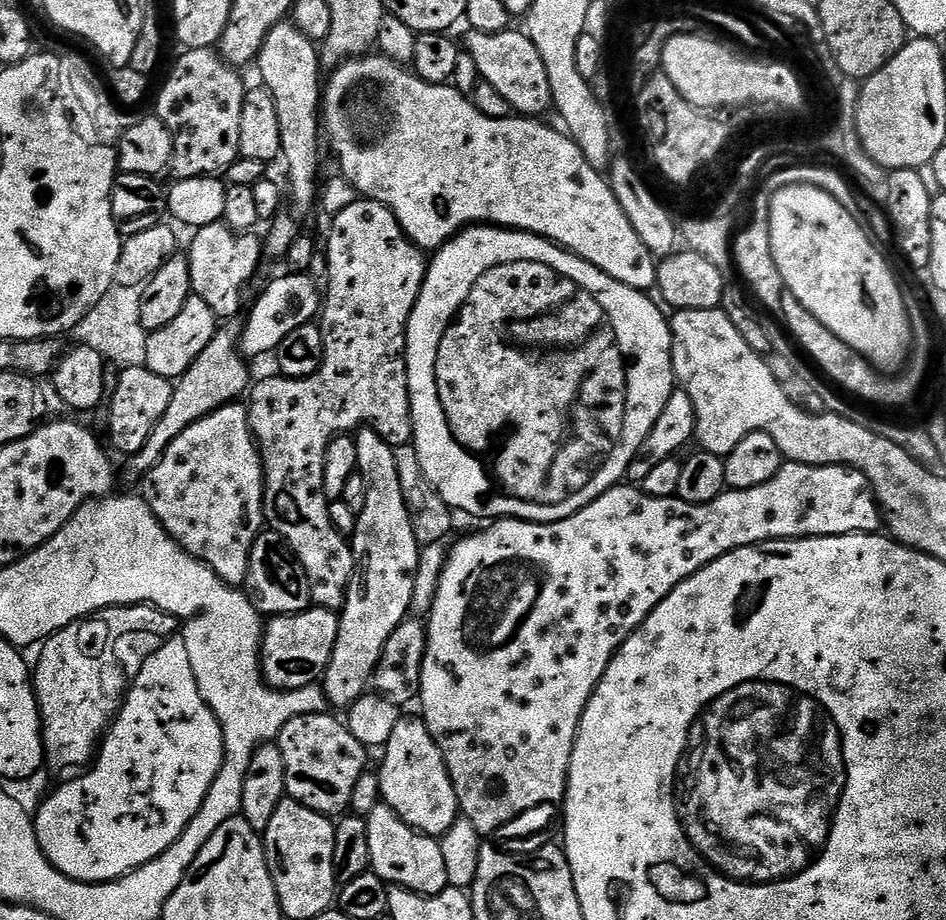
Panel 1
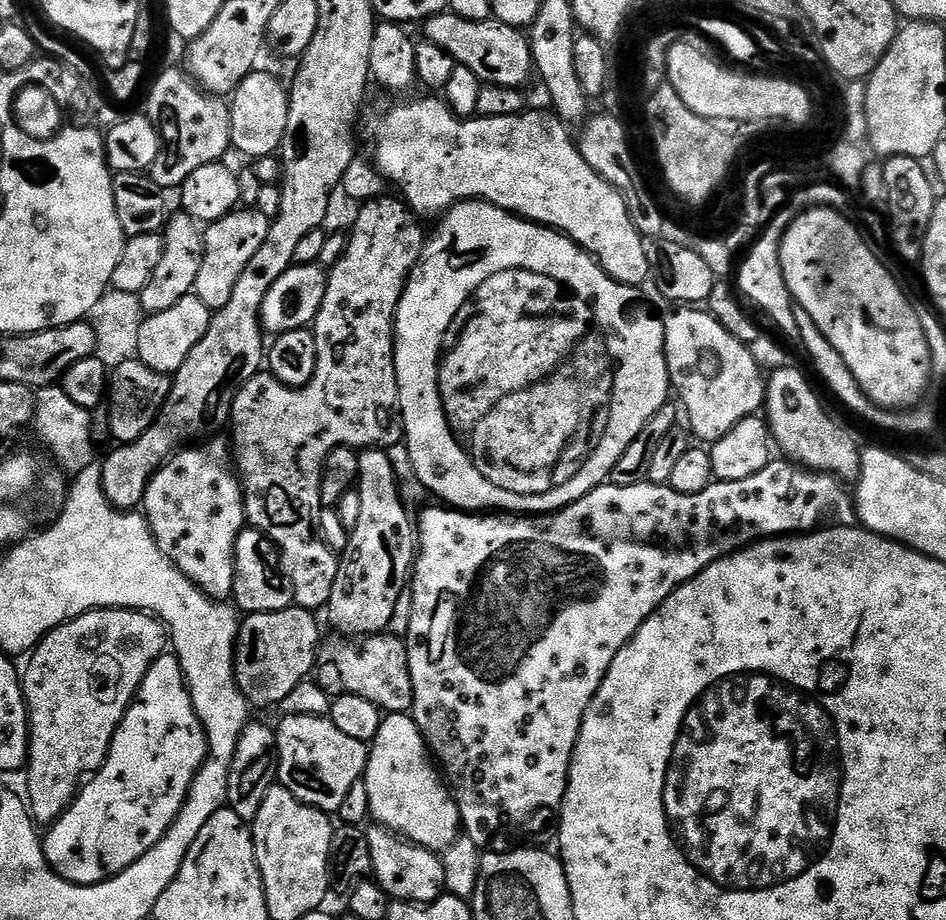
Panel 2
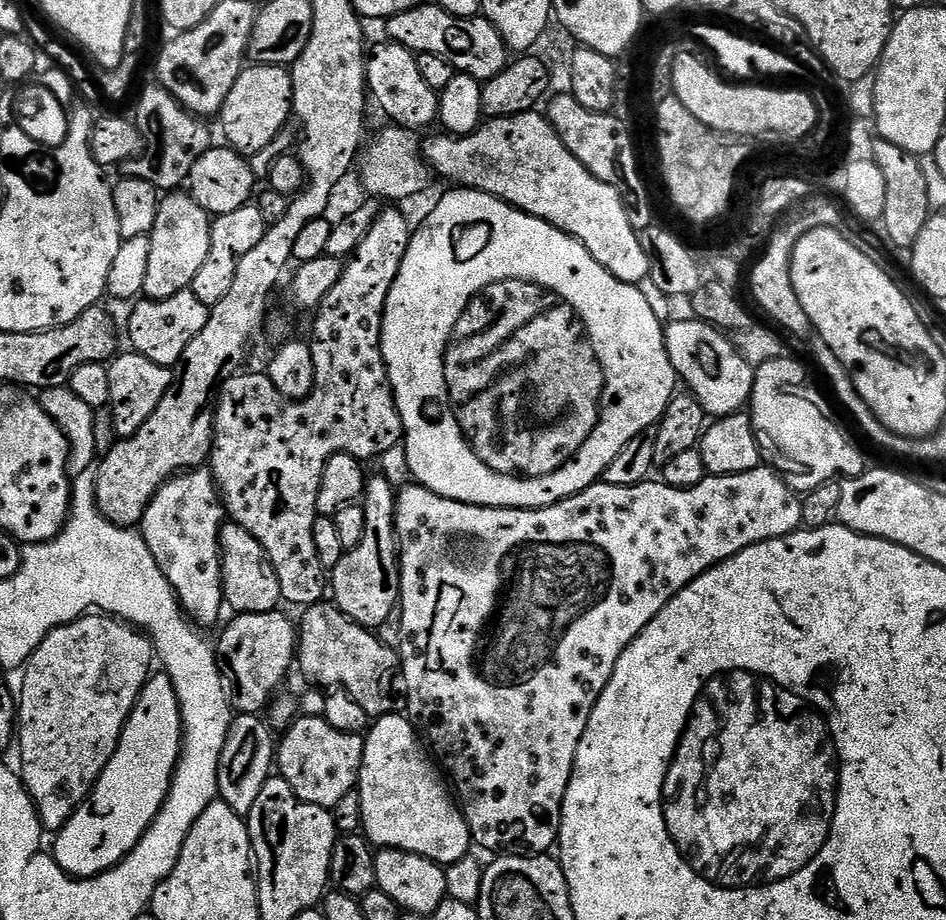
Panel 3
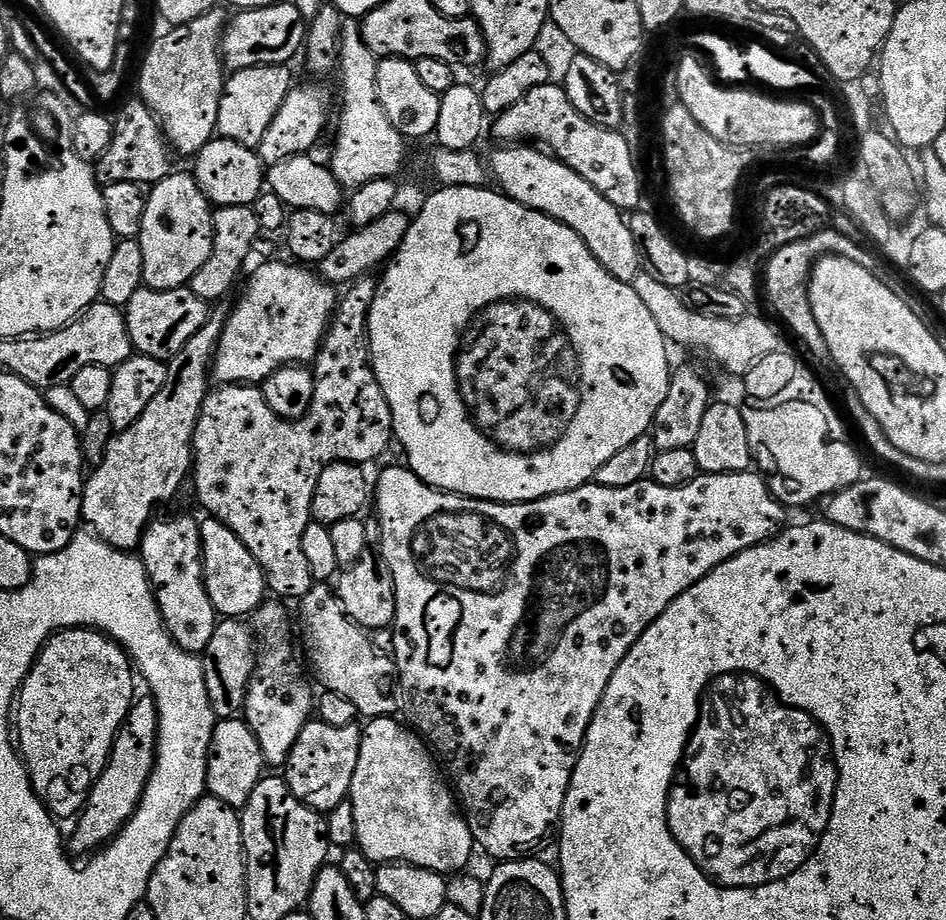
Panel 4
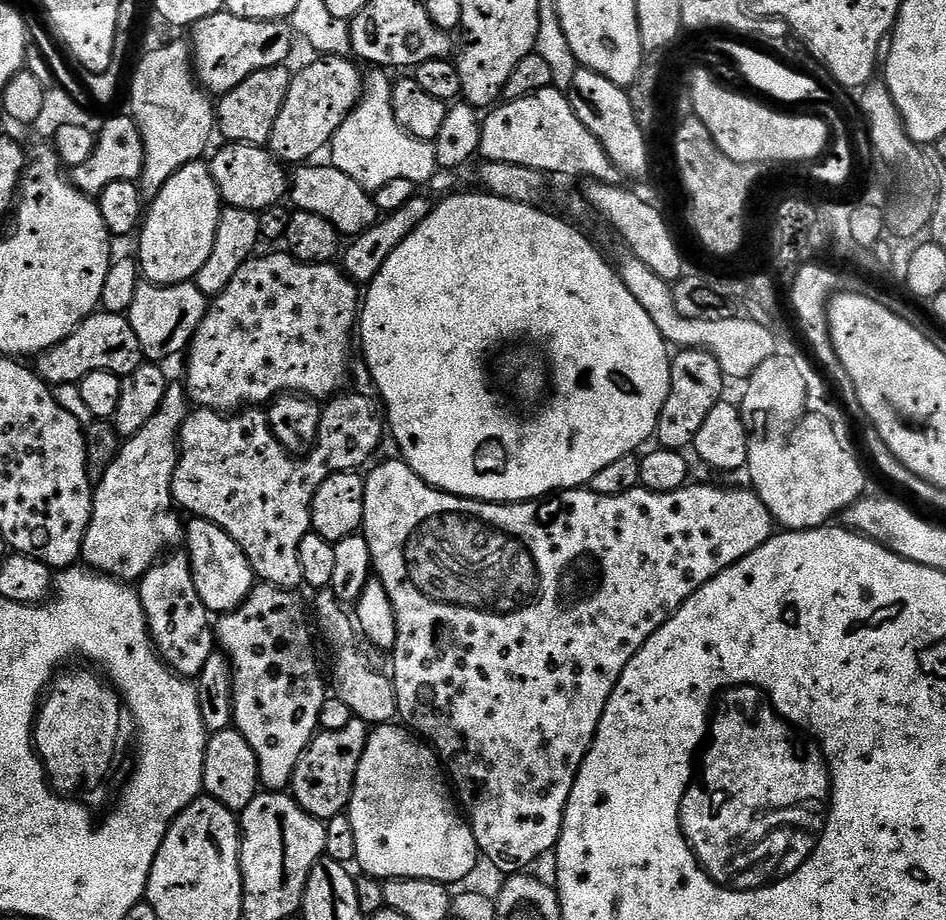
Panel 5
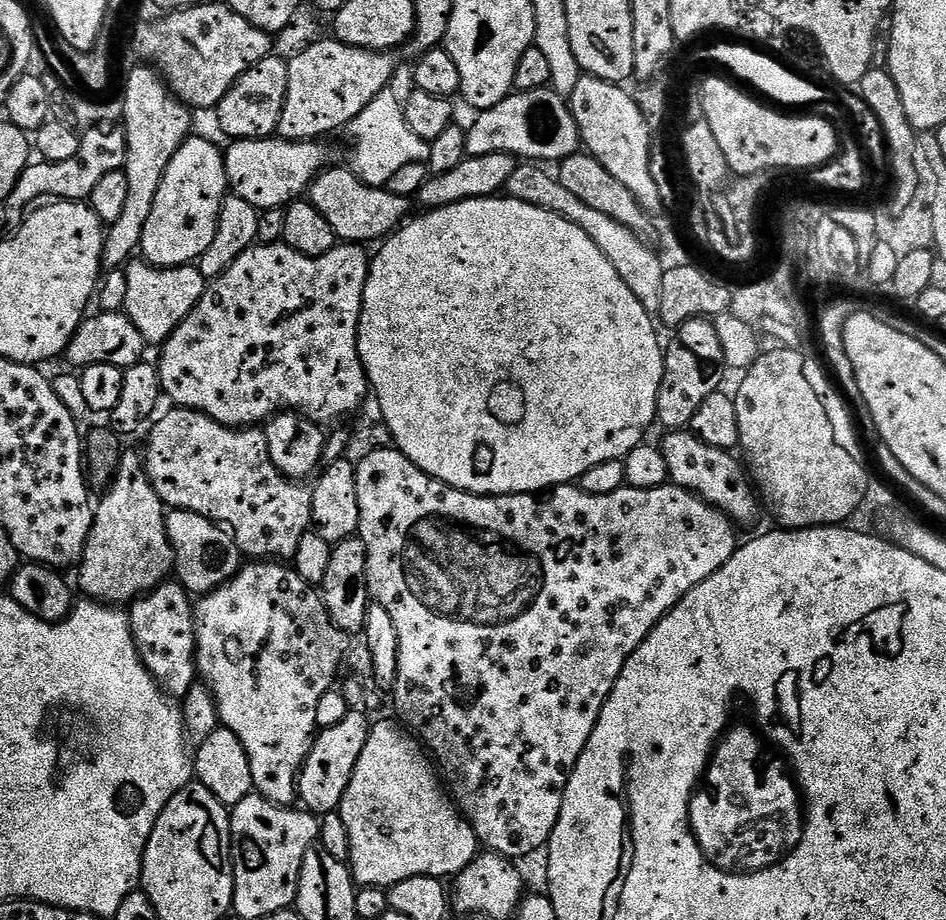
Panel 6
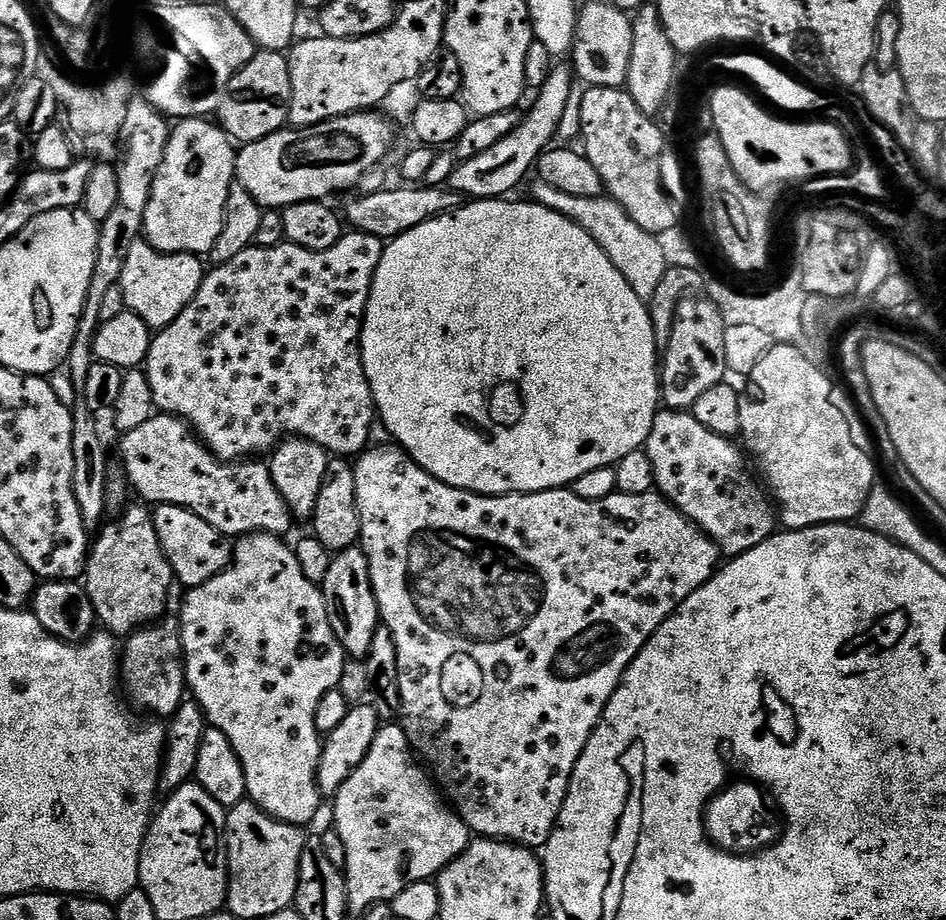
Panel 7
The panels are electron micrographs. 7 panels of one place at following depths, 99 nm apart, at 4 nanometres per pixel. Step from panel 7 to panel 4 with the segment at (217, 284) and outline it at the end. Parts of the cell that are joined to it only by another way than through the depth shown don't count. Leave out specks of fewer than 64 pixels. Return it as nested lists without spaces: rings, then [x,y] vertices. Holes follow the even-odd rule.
[[[272,260],[264,264],[248,280],[236,309],[227,313],[224,329],[216,347],[216,354],[210,369],[217,385],[254,384],[263,385],[274,370],[285,368],[287,364],[311,365],[320,354],[320,345],[328,335],[328,325],[336,312],[338,292],[323,276],[311,267],[301,266],[296,262],[283,264],[280,260]]]

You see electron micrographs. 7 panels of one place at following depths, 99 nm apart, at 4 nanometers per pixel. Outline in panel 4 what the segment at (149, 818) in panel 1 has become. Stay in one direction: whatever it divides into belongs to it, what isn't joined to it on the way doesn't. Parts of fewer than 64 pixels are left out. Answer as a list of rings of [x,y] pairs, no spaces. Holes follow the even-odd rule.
[[[150,696],[139,697],[123,723],[112,748],[112,755],[101,777],[92,788],[88,802],[75,821],[76,833],[70,836],[73,853],[92,854],[109,844],[136,813],[144,787],[156,764],[157,706]]]

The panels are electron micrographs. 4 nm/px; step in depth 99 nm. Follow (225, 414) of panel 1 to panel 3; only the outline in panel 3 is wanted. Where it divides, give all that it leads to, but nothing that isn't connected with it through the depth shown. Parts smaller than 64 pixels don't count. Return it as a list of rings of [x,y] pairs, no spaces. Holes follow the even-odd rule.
[[[207,467],[191,469],[167,480],[154,494],[138,531],[144,537],[158,570],[170,582],[180,599],[184,615],[201,629],[219,625],[220,611],[225,611],[224,583],[220,573],[220,531],[224,529],[224,502],[216,479]]]

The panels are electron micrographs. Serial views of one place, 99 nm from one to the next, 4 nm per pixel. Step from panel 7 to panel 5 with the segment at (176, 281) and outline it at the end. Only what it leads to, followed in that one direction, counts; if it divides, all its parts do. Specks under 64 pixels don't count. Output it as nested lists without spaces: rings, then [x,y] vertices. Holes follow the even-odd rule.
[[[142,282],[138,286],[138,294],[134,294],[134,302],[130,302],[127,318],[134,334],[138,334],[138,342],[142,346],[145,357],[152,362],[165,362],[171,356],[185,351],[192,342],[196,327],[208,313],[209,297],[198,290],[194,282],[182,284],[150,284]]]

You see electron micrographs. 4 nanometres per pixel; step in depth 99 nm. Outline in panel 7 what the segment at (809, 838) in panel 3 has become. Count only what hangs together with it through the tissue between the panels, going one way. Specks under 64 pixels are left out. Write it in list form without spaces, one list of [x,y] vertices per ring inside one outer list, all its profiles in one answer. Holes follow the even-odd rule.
[[[729,783],[712,797],[704,814],[704,826],[708,839],[723,852],[751,854],[776,843],[780,839],[782,828],[778,823],[777,813],[770,807],[765,793],[755,783],[740,783],[744,784]]]

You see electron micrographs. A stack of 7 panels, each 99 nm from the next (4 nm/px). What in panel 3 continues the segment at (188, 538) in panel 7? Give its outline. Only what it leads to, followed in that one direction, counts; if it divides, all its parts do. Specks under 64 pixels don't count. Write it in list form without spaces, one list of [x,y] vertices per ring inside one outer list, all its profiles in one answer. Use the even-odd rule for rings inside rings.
[[[231,522],[225,523],[220,531],[220,573],[224,583],[224,603],[233,613],[275,612],[281,607],[278,574],[266,554],[266,550],[242,526]]]

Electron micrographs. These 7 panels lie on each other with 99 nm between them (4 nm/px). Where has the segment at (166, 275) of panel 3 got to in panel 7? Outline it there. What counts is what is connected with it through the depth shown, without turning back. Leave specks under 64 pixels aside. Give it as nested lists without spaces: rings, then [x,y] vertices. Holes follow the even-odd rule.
[[[208,118],[181,120],[169,131],[166,154],[154,178],[150,206],[146,206],[143,235],[149,244],[160,252],[211,253],[214,242],[218,242],[218,234],[222,234],[230,186],[236,180],[236,153],[232,137],[219,123]]]

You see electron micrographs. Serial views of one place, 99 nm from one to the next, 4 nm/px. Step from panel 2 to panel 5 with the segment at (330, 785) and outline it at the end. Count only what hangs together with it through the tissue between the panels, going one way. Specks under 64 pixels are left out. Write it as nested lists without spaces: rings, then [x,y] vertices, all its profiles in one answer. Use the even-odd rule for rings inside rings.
[[[353,718],[342,730],[317,731],[308,744],[308,749],[298,758],[298,766],[292,775],[291,795],[301,808],[311,816],[326,821],[334,814],[345,811],[352,798],[352,787],[356,781],[358,762],[366,750],[369,725]]]

